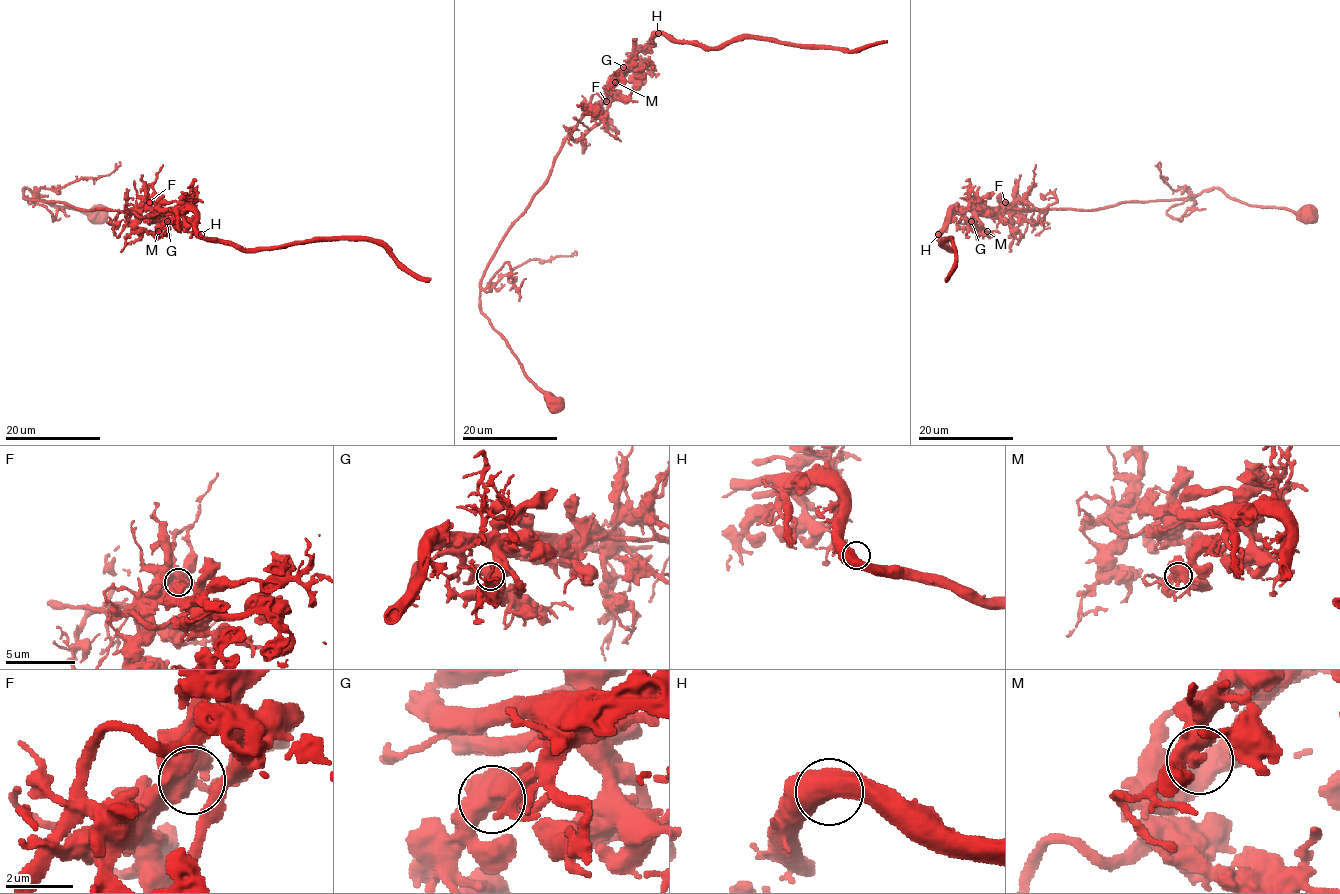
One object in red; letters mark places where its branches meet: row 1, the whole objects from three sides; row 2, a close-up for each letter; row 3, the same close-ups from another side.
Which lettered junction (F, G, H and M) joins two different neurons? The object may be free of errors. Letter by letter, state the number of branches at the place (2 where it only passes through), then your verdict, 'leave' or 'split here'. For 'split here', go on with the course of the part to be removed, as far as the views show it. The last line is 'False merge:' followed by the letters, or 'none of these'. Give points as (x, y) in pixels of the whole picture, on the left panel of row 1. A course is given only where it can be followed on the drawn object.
F: 2 branches meet; split here; foreign part runs (149, 202), (157, 208), (189, 208), (202, 235), (249, 248), (378, 240), (405, 266), (430, 279)
G: 2 branches meet; leave
H: 2 branches meet; leave
M: 2 branches meet; leave
False merge: F

